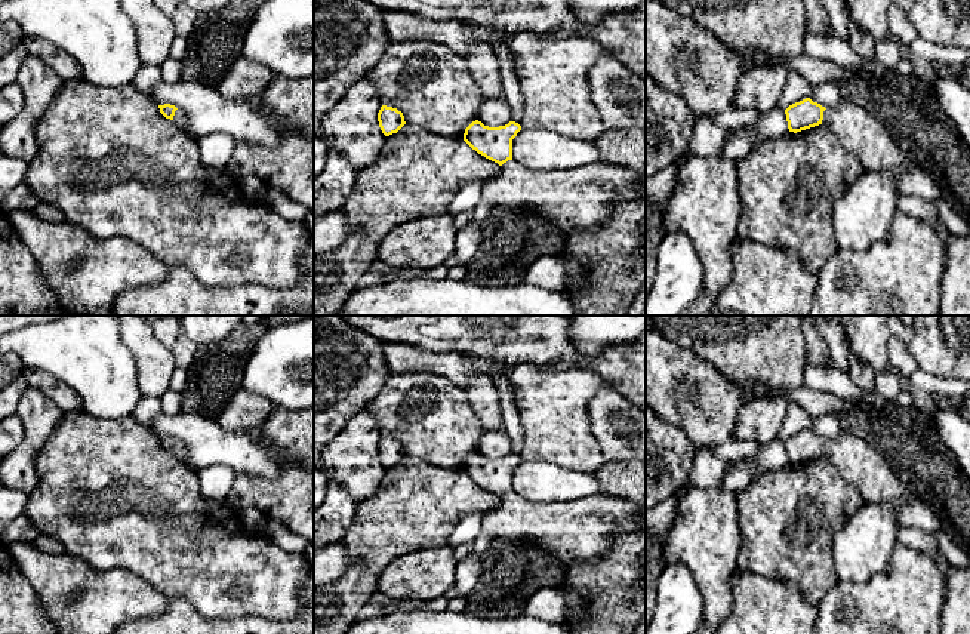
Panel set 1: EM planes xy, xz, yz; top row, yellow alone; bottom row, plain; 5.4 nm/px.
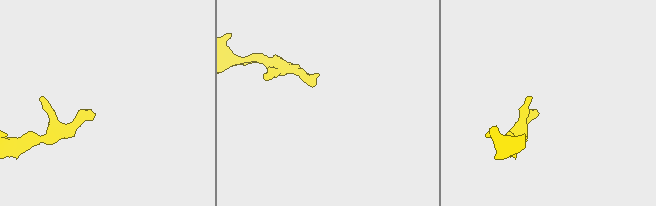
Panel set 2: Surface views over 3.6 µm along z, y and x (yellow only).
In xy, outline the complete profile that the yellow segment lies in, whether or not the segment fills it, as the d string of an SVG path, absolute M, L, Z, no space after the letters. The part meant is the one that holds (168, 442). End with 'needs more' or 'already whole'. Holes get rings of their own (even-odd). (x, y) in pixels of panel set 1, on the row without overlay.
M170 436L158 437L158 440L166 450L170 450L175 455L175 458L178 458L182 464L185 464L187 449L182 441Z; needs more

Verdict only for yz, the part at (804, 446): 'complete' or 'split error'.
split error

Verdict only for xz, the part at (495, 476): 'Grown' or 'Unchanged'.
Grown

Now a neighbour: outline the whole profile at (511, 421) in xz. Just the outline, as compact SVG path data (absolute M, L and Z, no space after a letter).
M477 358L475 366L483 370L484 373L489 373L499 391L499 400L502 406L502 418L504 418L504 430L511 438L511 453L520 455L521 444L524 438L521 421L515 407L515 396L514 390L509 385L508 381L505 381L498 372L496 372L496 363L489 361L484 358Z

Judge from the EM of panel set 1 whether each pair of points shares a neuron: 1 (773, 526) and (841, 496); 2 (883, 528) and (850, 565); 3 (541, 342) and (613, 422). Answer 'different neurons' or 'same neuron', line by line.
1: same neuron
2: same neuron
3: different neurons

